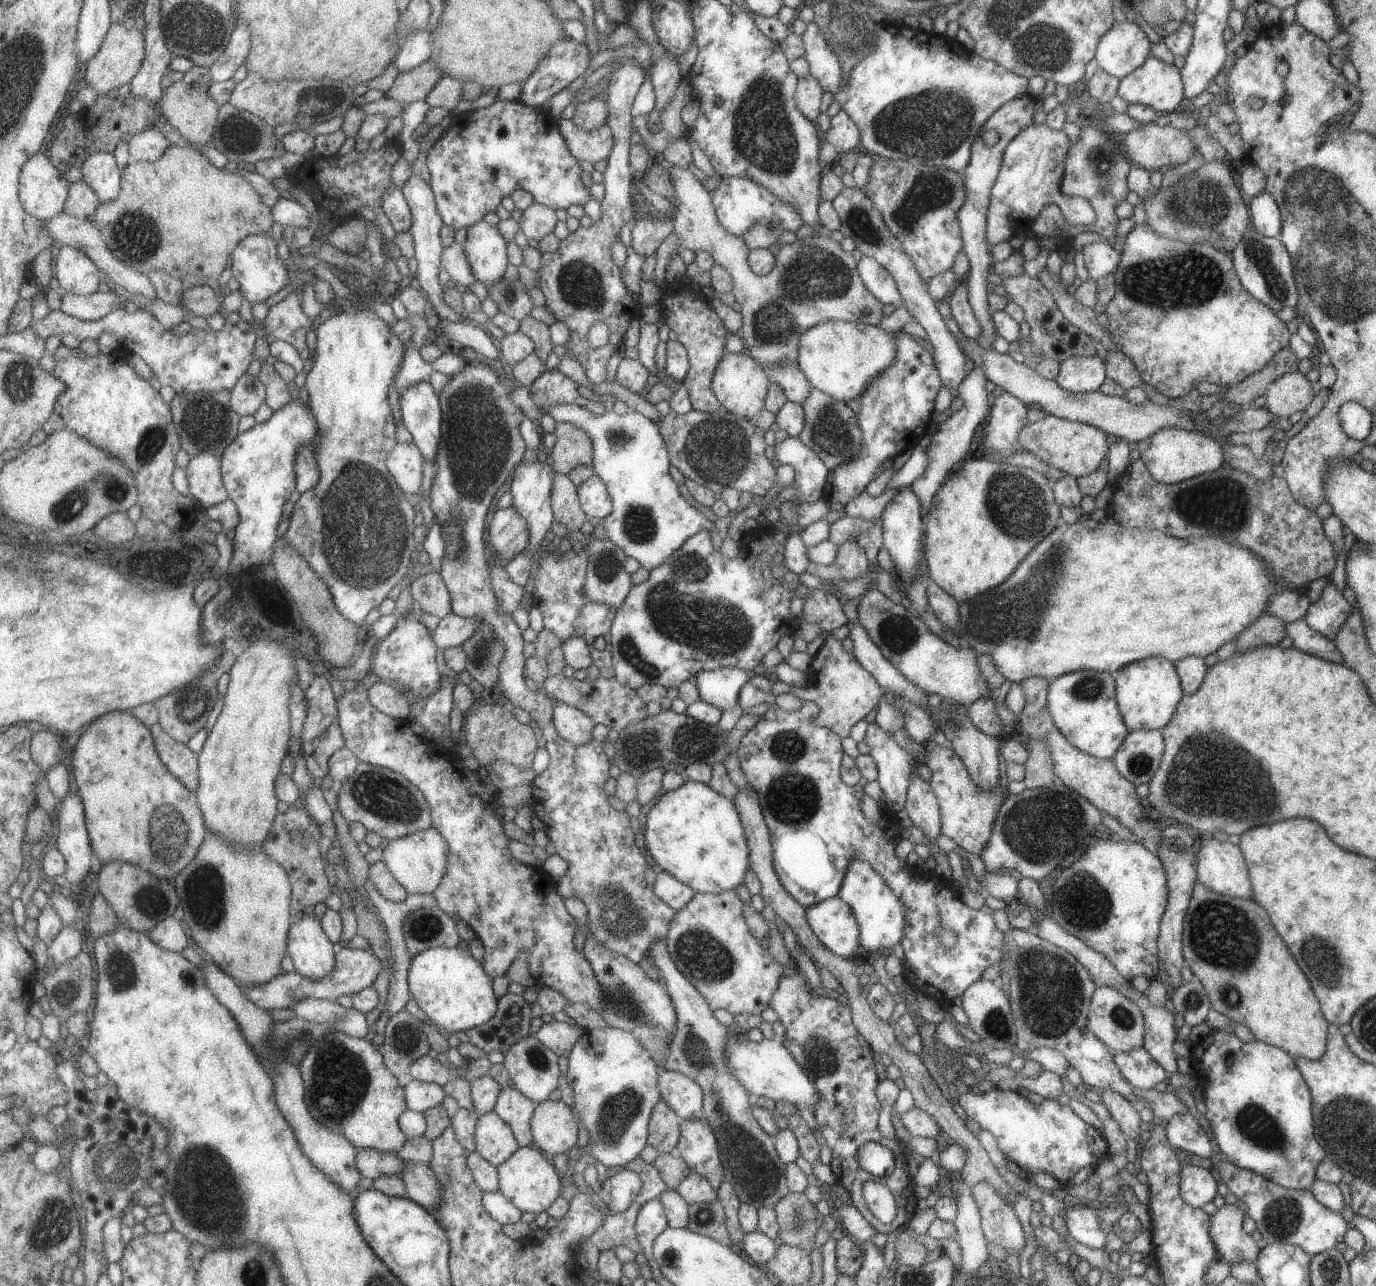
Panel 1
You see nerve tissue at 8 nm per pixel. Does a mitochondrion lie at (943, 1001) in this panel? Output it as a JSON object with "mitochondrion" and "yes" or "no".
{"mitochondrion":"no"}

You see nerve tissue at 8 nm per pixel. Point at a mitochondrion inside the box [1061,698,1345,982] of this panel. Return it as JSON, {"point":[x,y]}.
{"point":[1199,777]}

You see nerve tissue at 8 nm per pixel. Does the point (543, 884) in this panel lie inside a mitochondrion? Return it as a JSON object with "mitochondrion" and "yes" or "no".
{"mitochondrion":"no"}

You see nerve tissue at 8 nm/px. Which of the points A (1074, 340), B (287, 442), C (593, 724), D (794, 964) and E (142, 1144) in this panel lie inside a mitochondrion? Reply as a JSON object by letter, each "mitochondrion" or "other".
{"A":"other","B":"other","C":"other","D":"other","E":"mitochondrion"}

